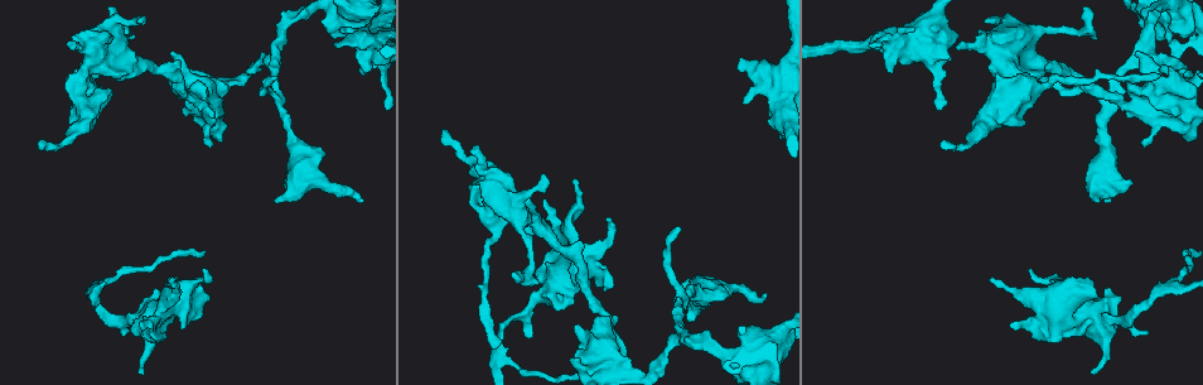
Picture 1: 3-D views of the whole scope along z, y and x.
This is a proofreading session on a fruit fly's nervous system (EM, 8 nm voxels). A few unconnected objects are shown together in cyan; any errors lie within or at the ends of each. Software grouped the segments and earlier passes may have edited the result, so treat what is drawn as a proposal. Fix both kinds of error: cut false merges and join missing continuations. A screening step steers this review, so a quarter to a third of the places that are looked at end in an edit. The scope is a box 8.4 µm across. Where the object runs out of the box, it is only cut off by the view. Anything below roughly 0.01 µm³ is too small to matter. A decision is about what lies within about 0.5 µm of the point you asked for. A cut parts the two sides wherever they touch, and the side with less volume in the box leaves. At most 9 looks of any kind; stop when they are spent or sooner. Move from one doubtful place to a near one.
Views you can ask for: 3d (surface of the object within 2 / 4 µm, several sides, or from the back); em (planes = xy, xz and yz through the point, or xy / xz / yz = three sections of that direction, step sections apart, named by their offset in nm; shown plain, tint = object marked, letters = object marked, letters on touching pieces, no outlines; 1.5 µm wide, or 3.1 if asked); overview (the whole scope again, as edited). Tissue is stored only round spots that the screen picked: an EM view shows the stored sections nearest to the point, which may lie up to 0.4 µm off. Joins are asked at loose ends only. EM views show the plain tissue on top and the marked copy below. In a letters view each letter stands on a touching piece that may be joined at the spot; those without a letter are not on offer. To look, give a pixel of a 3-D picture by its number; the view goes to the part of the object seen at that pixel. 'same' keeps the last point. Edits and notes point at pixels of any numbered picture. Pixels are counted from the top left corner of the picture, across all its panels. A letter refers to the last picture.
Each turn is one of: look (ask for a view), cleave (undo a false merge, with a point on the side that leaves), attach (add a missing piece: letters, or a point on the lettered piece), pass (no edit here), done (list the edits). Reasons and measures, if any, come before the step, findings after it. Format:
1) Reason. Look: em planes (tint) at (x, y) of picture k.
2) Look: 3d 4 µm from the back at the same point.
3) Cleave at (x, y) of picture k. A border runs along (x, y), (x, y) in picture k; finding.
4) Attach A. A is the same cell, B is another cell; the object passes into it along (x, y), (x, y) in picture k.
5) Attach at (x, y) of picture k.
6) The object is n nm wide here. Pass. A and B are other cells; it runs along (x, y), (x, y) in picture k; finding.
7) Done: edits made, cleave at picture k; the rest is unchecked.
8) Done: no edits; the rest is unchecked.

Free end. Look: em xz step 4 (tint) at (1159, 74) of picture 1.

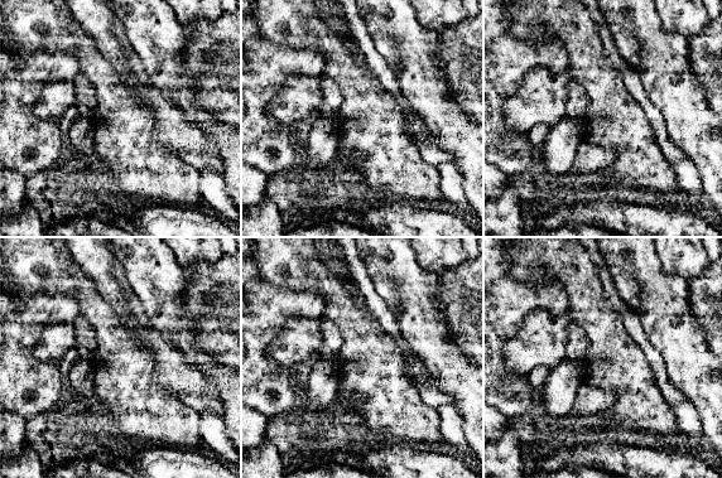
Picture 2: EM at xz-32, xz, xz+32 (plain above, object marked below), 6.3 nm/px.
Look: em yz step 8 (letters) at the same point.

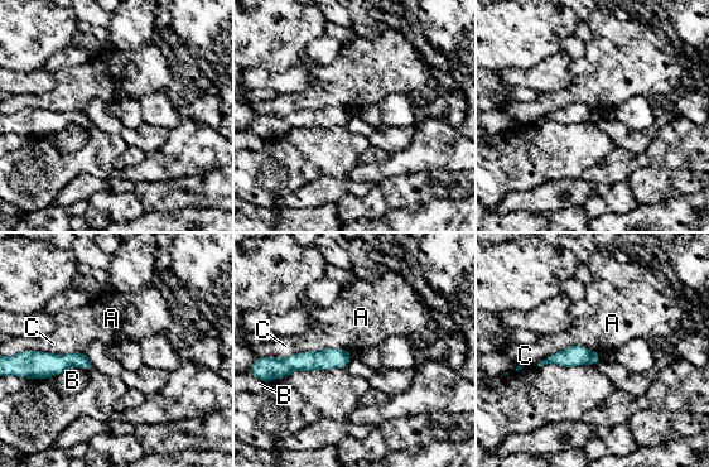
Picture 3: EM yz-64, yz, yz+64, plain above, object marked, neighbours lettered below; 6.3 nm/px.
Pass. A, B and C are other cells; no lettered piece goes on from it.

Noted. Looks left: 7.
Thin end. Look: 3d 2 µm from the back at (1145, 332) of picture 1.

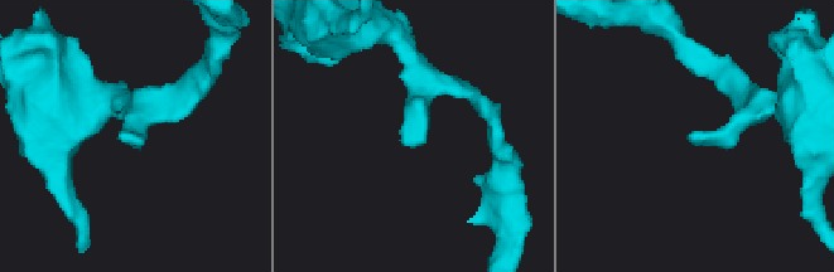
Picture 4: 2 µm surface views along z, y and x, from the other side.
Need the tissue. Look: em planes (letters) at (123, 129) of picture 4.

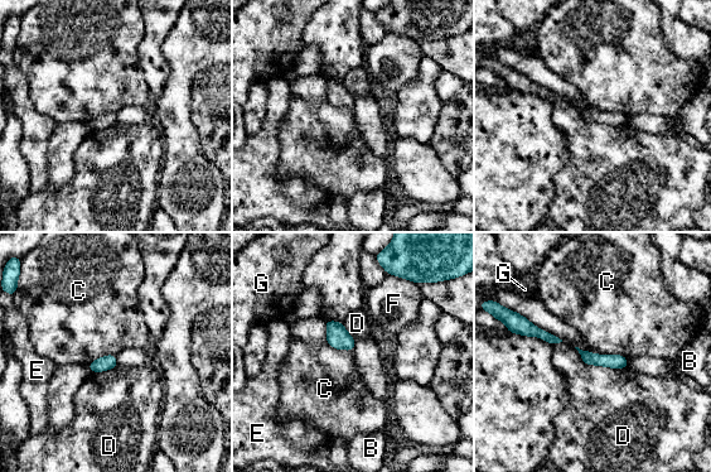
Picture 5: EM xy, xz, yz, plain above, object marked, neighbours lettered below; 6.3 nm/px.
Pass. B, C, D, E, F and G are other cells; a border runs along (115, 355), (100, 356), (87, 365) in picture 5; none of them fits.

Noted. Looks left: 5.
An open end. Look: 3d 2 µm at (1129, 178) of picture 1.

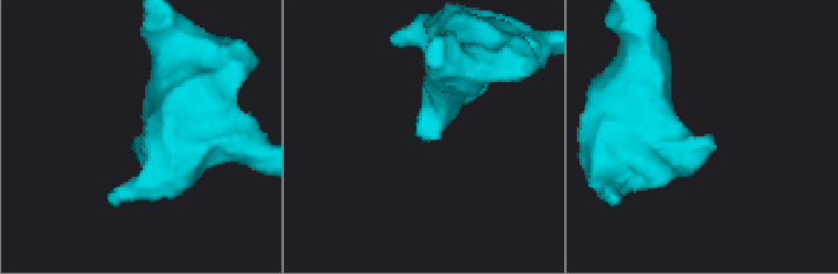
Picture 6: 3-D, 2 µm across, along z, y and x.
Need the tissue. Look: em planes (letters) at (414, 132) of picture 6.

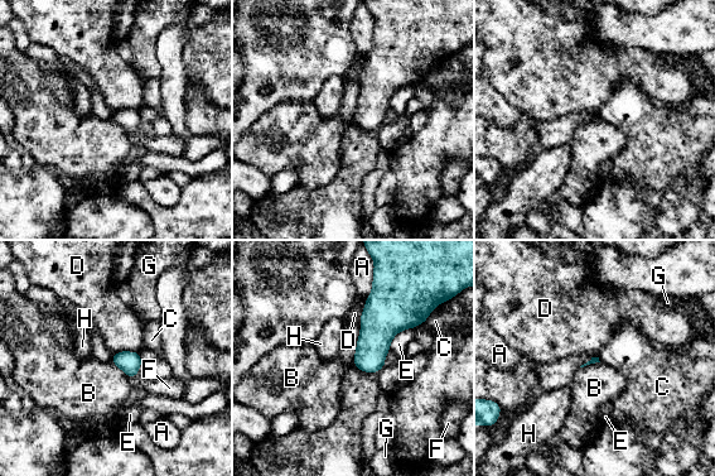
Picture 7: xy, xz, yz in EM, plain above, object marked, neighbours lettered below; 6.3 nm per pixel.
The longest contact is with E, 280 nm. Pass. A, B, C, D, E, F, G and H are other cells; none of them fits.

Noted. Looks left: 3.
An open end. Look: 3d 2 µm at (1103, 200) of picture 1.

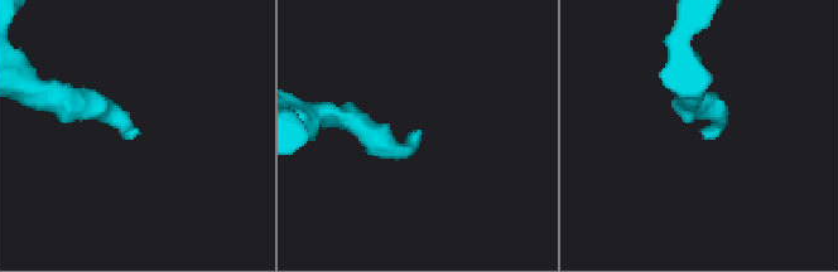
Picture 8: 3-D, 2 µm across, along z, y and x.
Now the EM. Look: em xz step 4 (tint) at (131, 135) of picture 8.

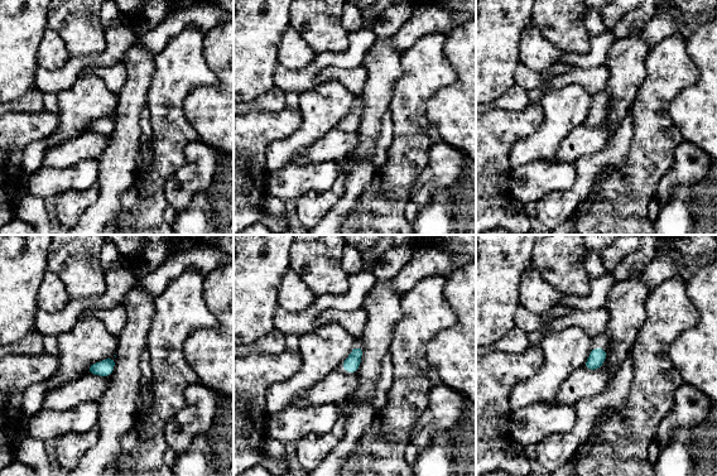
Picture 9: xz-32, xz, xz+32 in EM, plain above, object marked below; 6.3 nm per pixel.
Look: em planes (letters) at the same point.

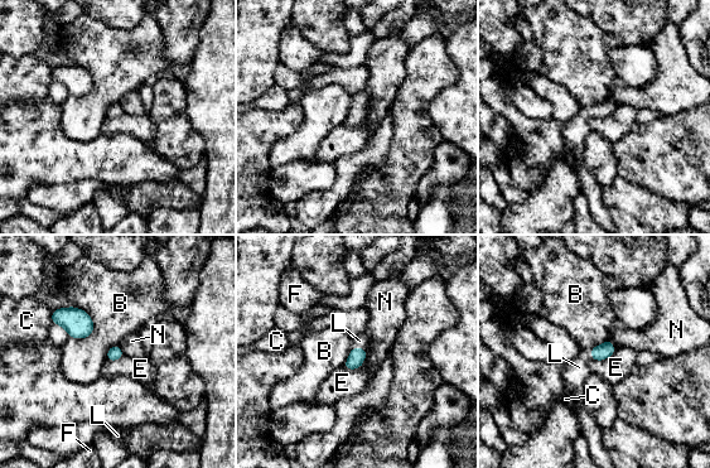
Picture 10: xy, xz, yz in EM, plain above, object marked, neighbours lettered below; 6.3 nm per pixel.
Attach L. L is the same cell, B, C, E, F and N are other cells; the object passes into it along (357, 356), (358, 348), (360, 341) in picture 10; it goes on there.

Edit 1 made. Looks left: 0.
Done: edits made, attach at picture 10; the rest is unchecked.

